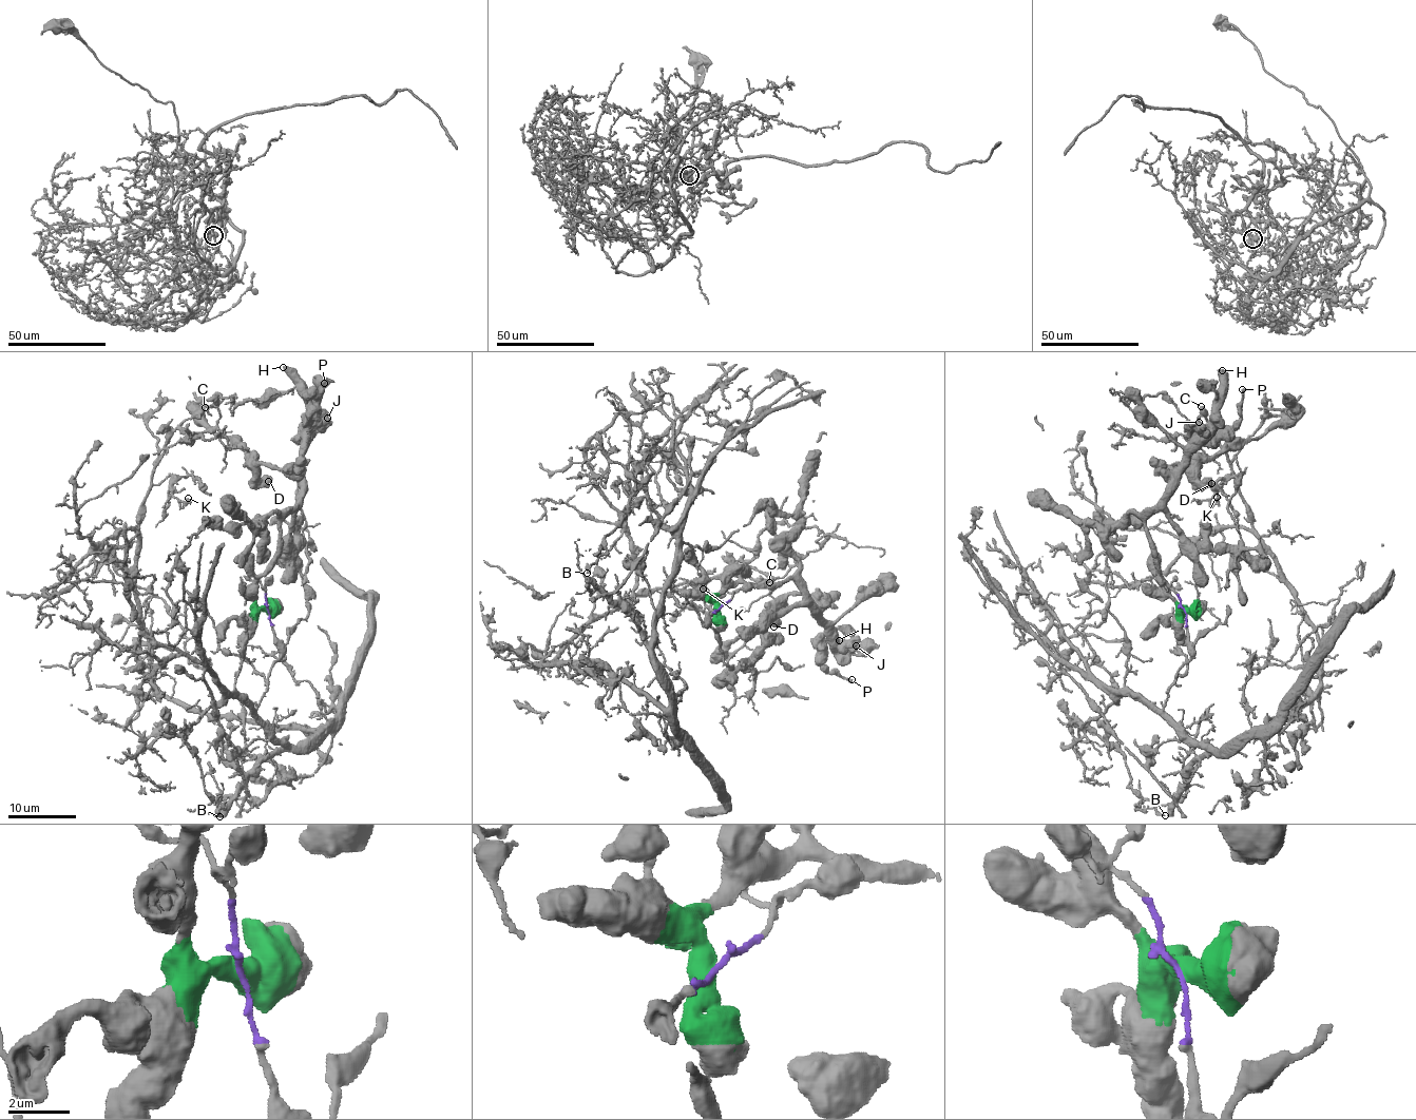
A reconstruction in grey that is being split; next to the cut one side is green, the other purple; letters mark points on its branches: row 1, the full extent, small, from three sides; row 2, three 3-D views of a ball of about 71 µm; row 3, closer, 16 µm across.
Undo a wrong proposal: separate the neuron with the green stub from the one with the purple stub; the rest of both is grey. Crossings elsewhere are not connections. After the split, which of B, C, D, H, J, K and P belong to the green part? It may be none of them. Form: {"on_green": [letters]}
{"on_green": ["D", "H", "J", "P"]}

